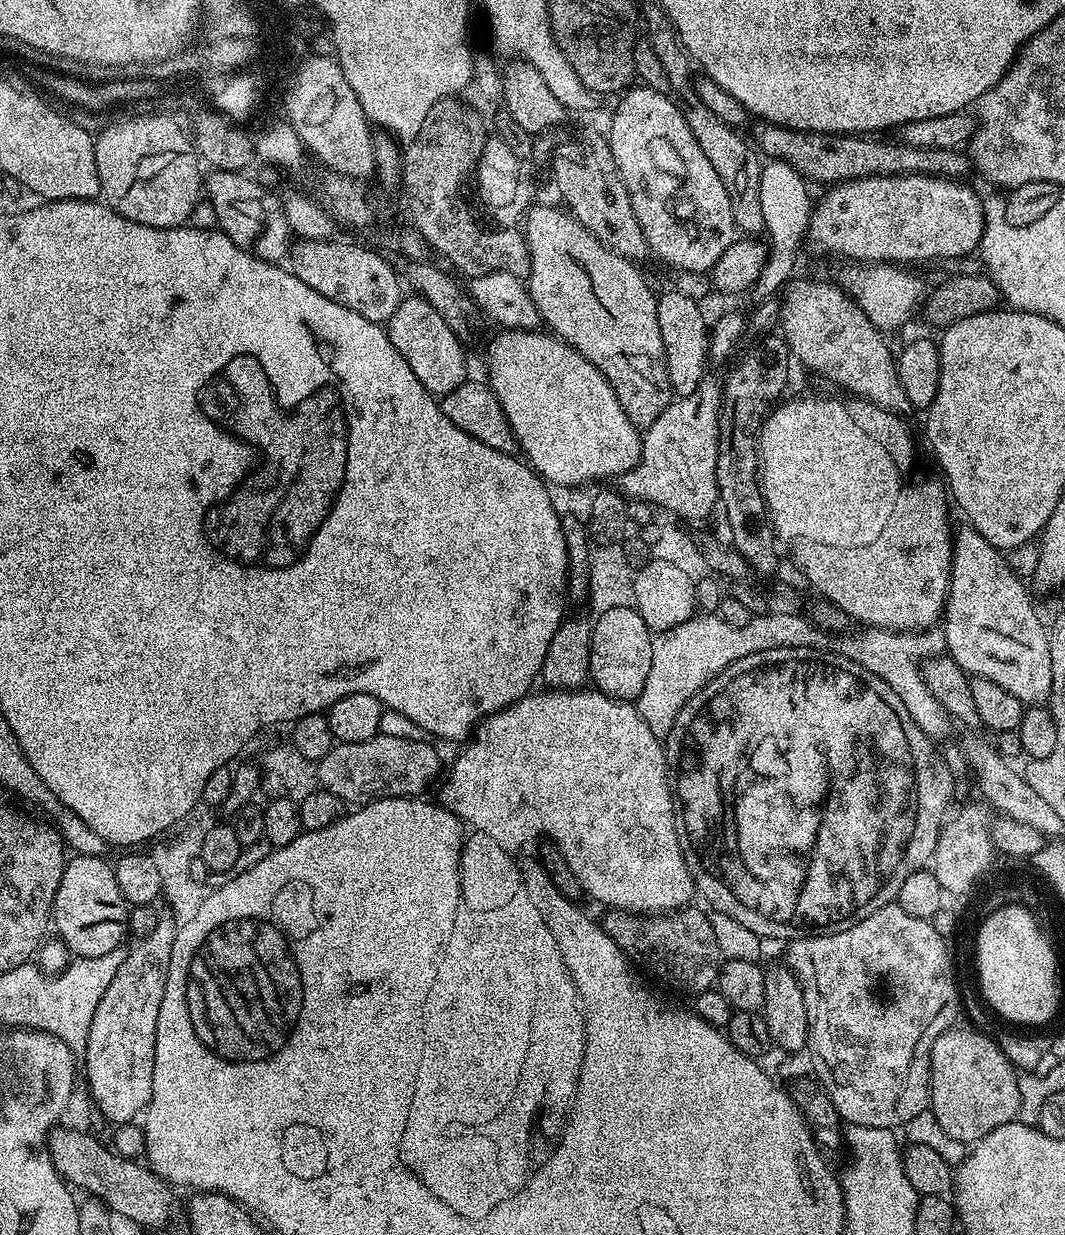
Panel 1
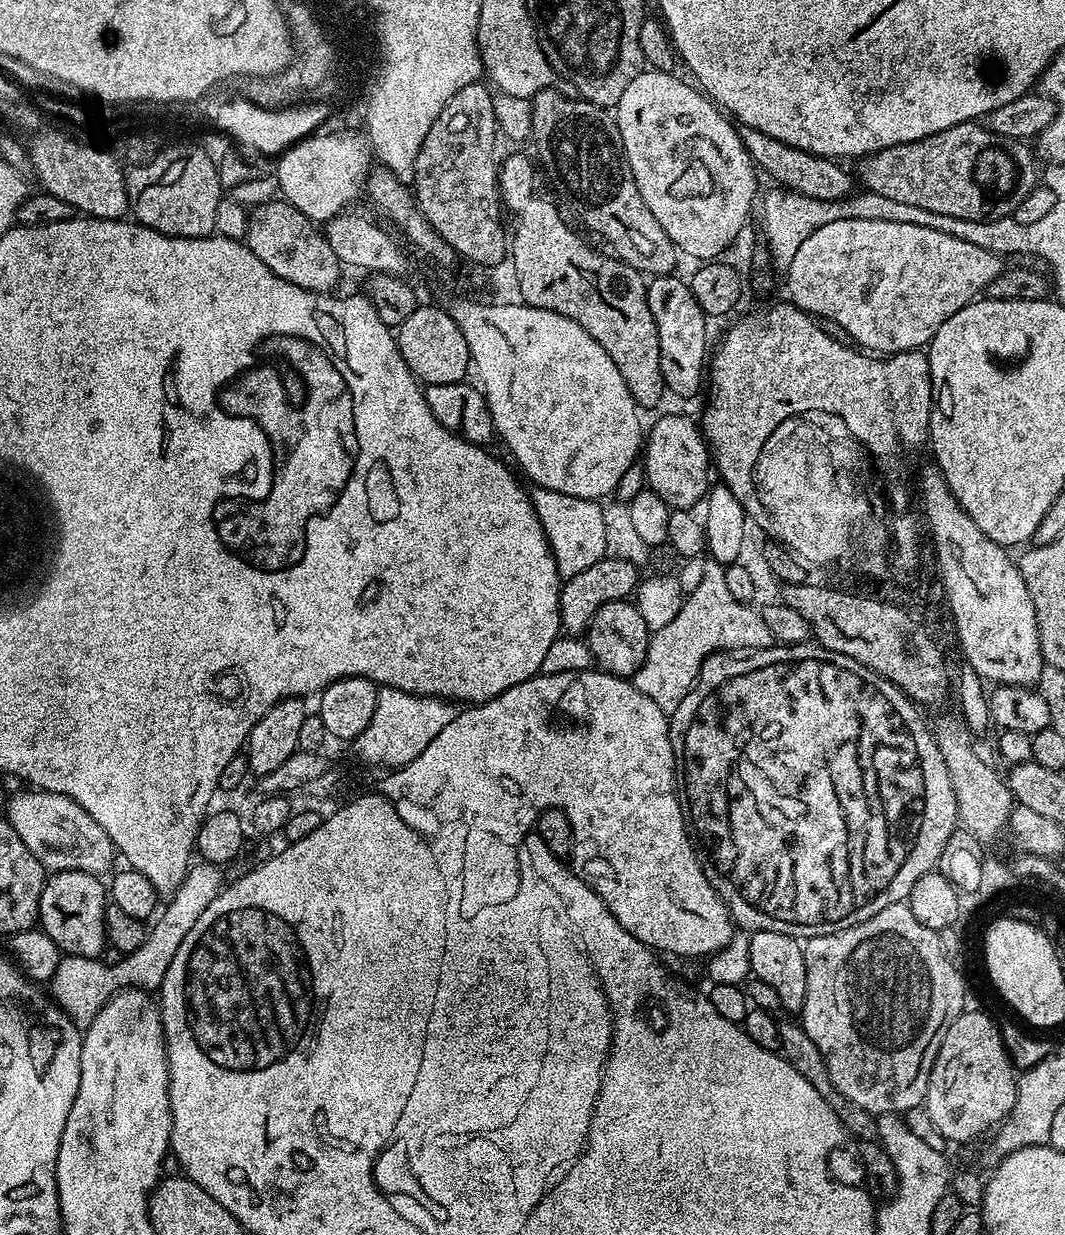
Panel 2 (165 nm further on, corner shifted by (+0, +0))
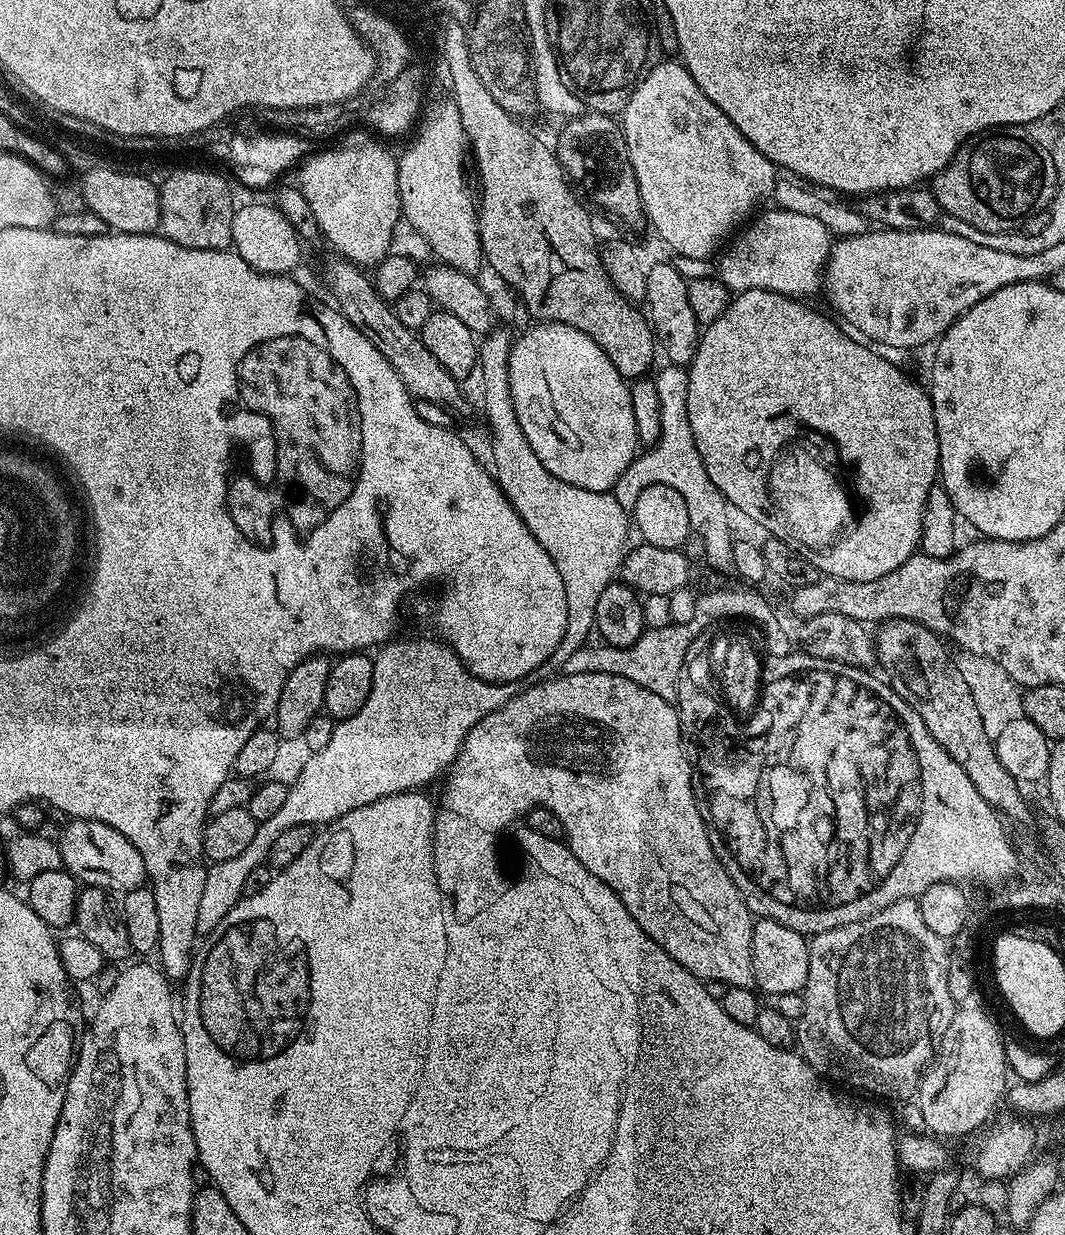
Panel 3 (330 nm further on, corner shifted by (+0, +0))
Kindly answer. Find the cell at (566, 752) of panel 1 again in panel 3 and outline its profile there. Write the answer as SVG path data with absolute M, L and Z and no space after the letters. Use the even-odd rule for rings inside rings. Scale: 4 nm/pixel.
M587 672L586 674L570 674L569 676L557 674L551 680L542 680L533 683L533 688L517 691L498 710L486 714L486 718L479 720L466 734L460 753L454 758L446 775L442 780L442 790L449 796L451 803L455 805L457 812L462 812L468 819L476 818L479 823L485 823L485 827L495 827L504 830L507 824L515 825L516 816L523 817L532 808L545 808L554 810L564 827L563 839L567 848L575 854L578 862L590 870L594 878L602 878L614 894L630 910L632 922L642 928L649 940L666 950L674 962L678 962L690 974L694 974L699 980L717 980L729 988L756 988L754 978L754 954L752 953L752 926L754 917L746 906L742 894L738 894L738 886L730 878L726 866L714 852L714 846L708 837L706 826L702 822L702 814L696 805L696 795L692 789L694 773L692 763L688 761L688 754L684 747L684 735L676 728L675 707L669 701L658 698L658 694L650 694L638 682L630 682L621 676L614 674L598 674Z

